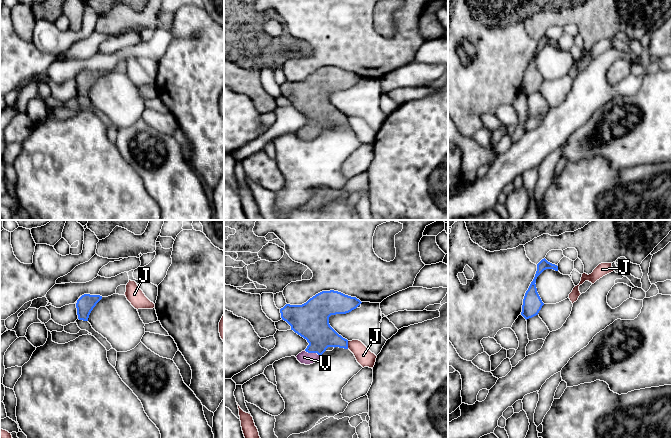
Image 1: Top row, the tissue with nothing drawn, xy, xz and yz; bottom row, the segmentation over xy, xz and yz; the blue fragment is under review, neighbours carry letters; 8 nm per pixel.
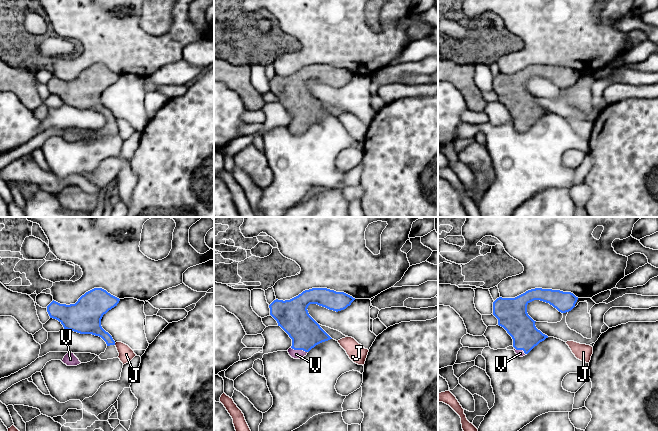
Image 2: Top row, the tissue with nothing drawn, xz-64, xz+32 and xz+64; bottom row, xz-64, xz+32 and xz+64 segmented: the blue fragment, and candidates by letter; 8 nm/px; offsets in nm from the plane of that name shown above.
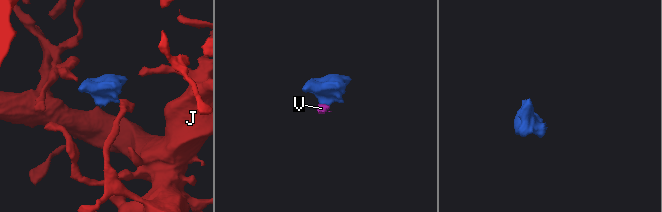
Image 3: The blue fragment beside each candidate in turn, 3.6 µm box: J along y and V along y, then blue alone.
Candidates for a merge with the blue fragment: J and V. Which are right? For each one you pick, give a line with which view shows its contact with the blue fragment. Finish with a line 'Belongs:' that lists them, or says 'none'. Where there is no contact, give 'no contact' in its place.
V: contact in xz
Belongs: V

